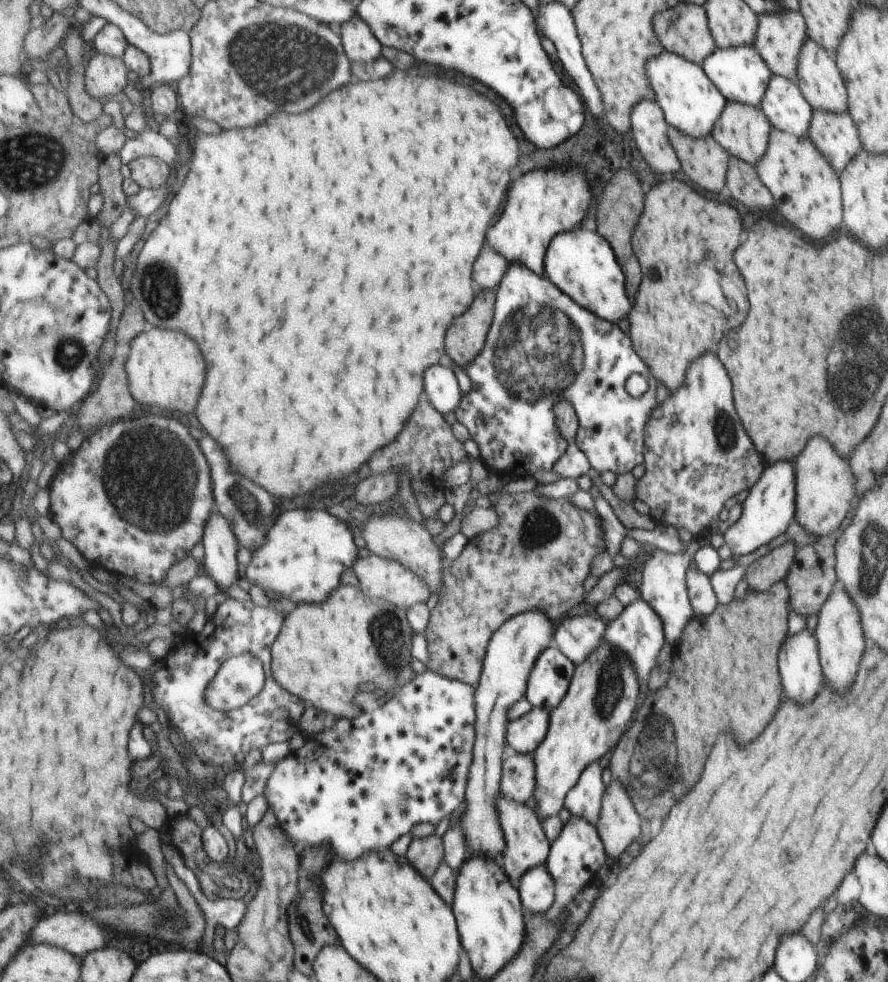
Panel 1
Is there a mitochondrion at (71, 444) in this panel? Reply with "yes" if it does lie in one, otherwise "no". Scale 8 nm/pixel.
no

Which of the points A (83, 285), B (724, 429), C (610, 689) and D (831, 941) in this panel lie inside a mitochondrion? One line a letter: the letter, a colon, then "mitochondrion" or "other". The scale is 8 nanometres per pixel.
A: other
B: mitochondrion
C: mitochondrion
D: other

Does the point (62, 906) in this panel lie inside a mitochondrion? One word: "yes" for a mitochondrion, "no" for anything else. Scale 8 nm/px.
no

